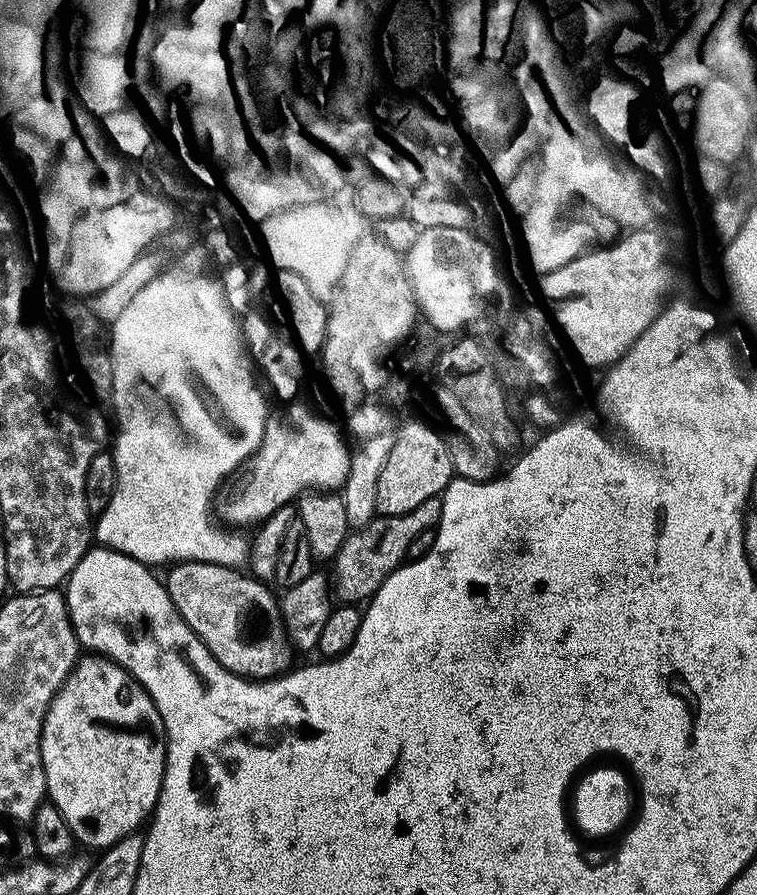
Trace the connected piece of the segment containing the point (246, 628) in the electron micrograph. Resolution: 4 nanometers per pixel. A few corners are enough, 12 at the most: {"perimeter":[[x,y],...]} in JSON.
{"perimeter":[[234,568],[166,576],[190,630],[236,676],[293,667],[282,604]]}

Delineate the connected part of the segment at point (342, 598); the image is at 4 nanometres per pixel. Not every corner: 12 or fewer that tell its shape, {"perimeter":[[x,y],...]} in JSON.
{"perimeter":[[443,503],[377,515],[334,559],[334,596],[360,606],[439,529]]}

